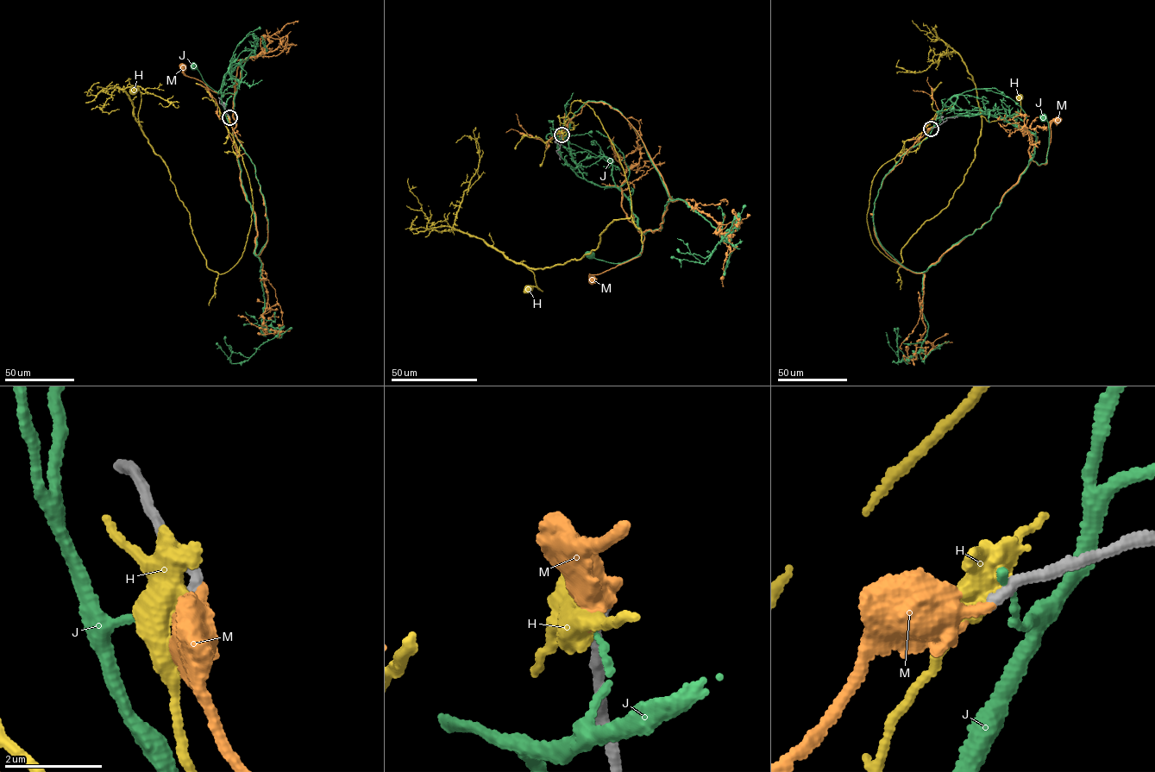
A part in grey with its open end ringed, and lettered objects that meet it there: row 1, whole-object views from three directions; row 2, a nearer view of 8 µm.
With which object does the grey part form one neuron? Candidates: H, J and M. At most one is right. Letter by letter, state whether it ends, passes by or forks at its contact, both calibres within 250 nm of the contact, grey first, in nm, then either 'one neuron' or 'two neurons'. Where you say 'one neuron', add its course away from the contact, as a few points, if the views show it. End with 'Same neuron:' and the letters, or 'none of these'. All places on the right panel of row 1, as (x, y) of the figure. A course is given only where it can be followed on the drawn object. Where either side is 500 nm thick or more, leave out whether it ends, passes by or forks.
H: it forks | 240/440 nm | two neurons
J: it ends | 300/120 nm | two neurons
M: it ends | 260/280 nm | one neuron | via (931, 128), (883, 179), (873, 211), (881, 247), (918, 273), (989, 221), (1031, 160), (1047, 162), (1057, 120)
Same neuron: M

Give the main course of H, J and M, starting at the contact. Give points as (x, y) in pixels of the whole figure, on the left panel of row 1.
H: (229, 117), (253, 210), (242, 255), (220, 274), (206, 266), (167, 166), (143, 134), (141, 91), (133, 91)
J: (229, 117), (227, 118), (221, 99), (223, 77), (247, 59), (241, 81), (235, 93), (216, 91), (193, 66)
M: (229, 117), (266, 206), (267, 241), (256, 255), (255, 216), (233, 136), (236, 91), (215, 92), (183, 66)

